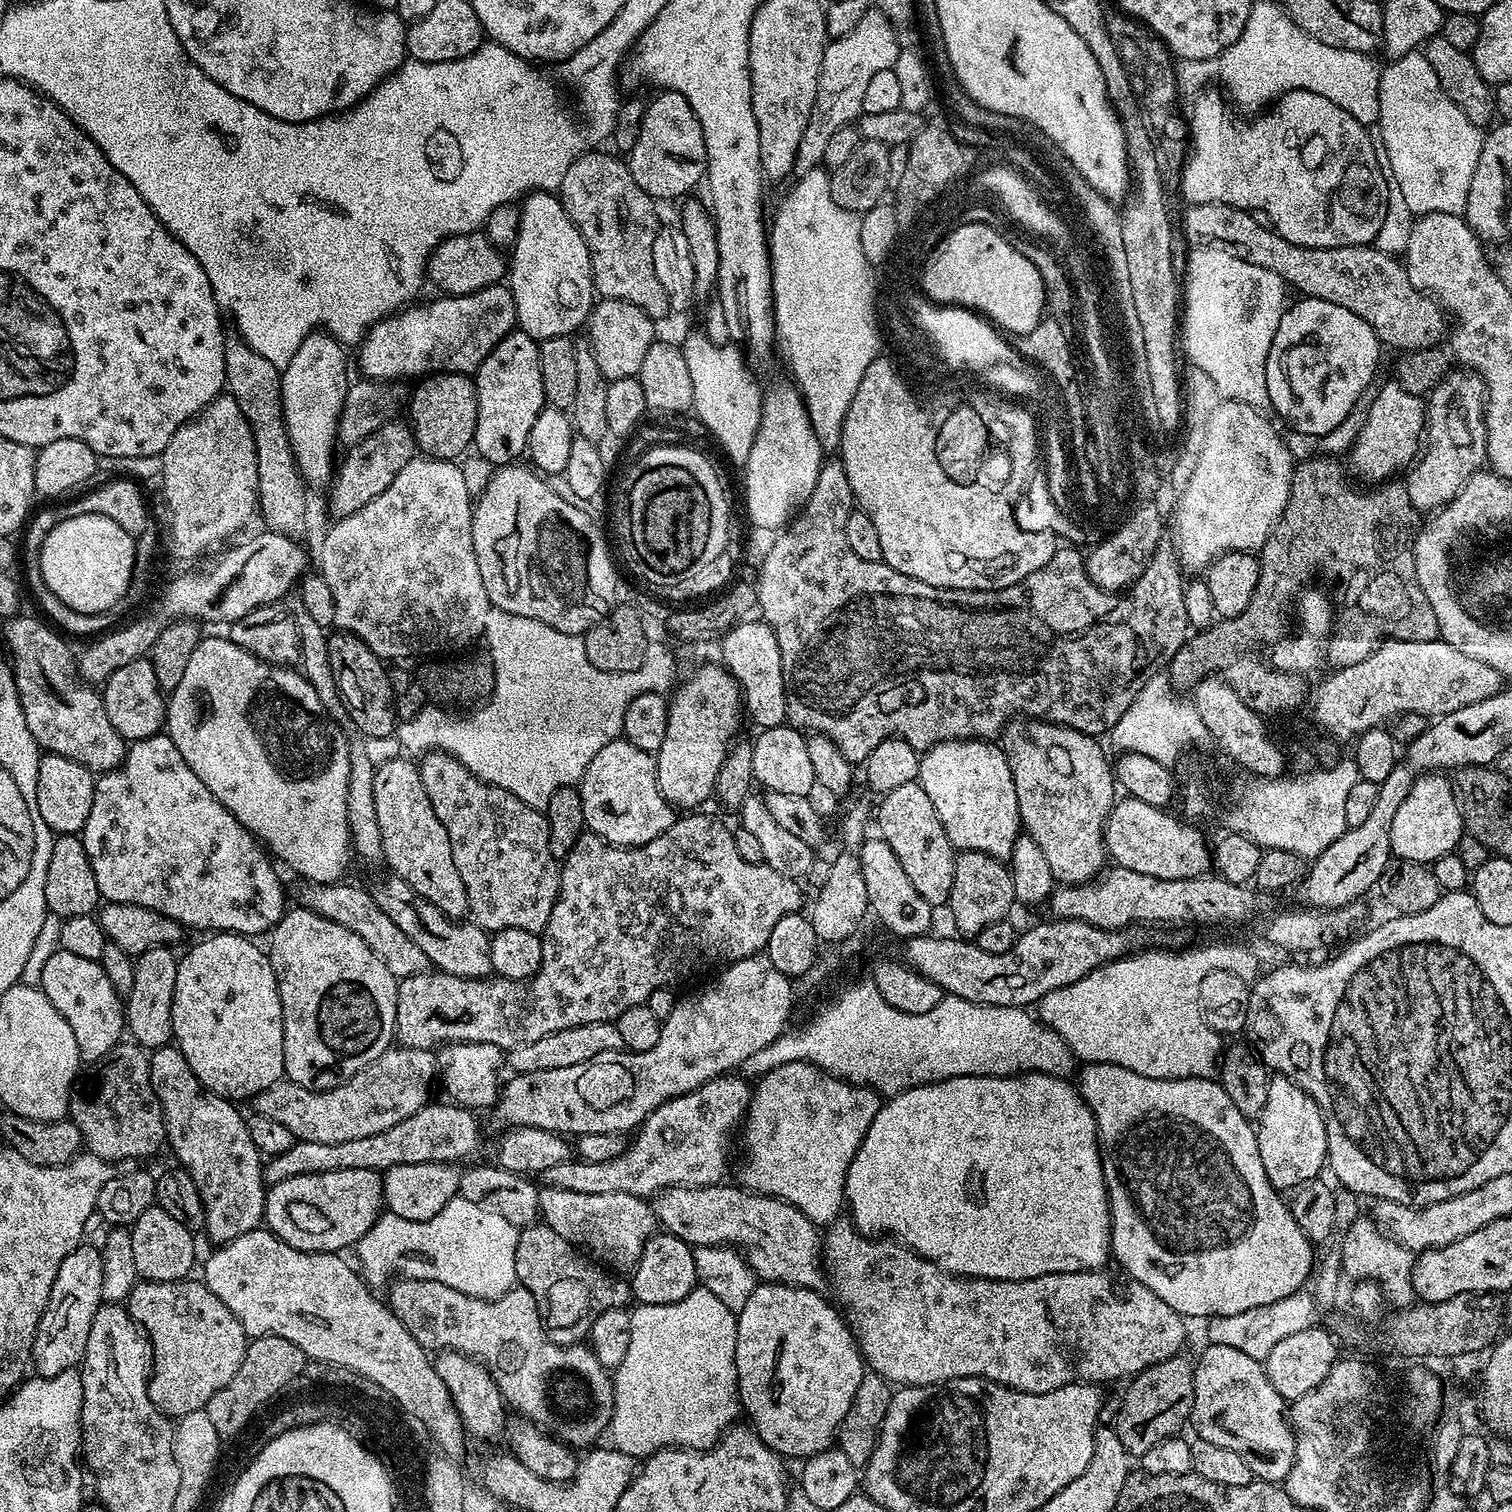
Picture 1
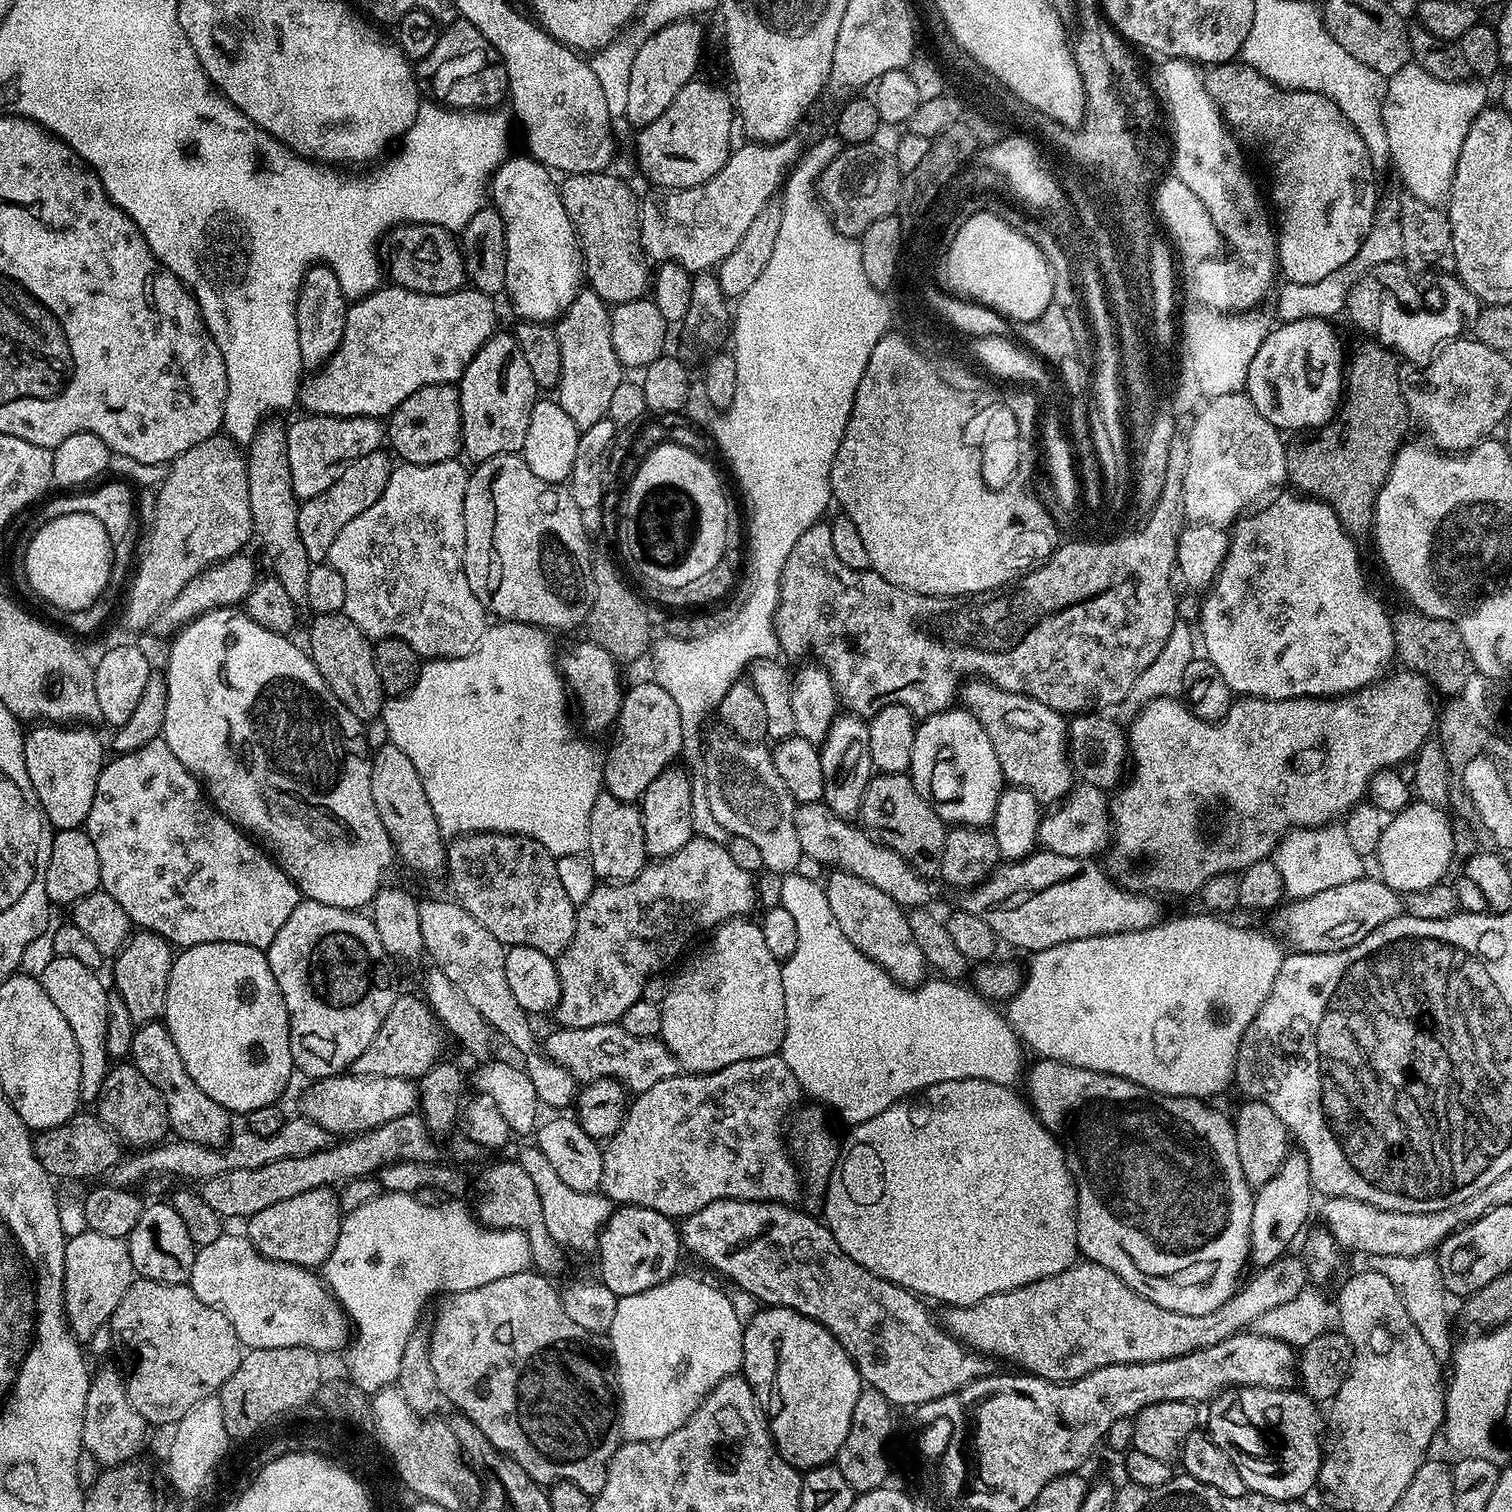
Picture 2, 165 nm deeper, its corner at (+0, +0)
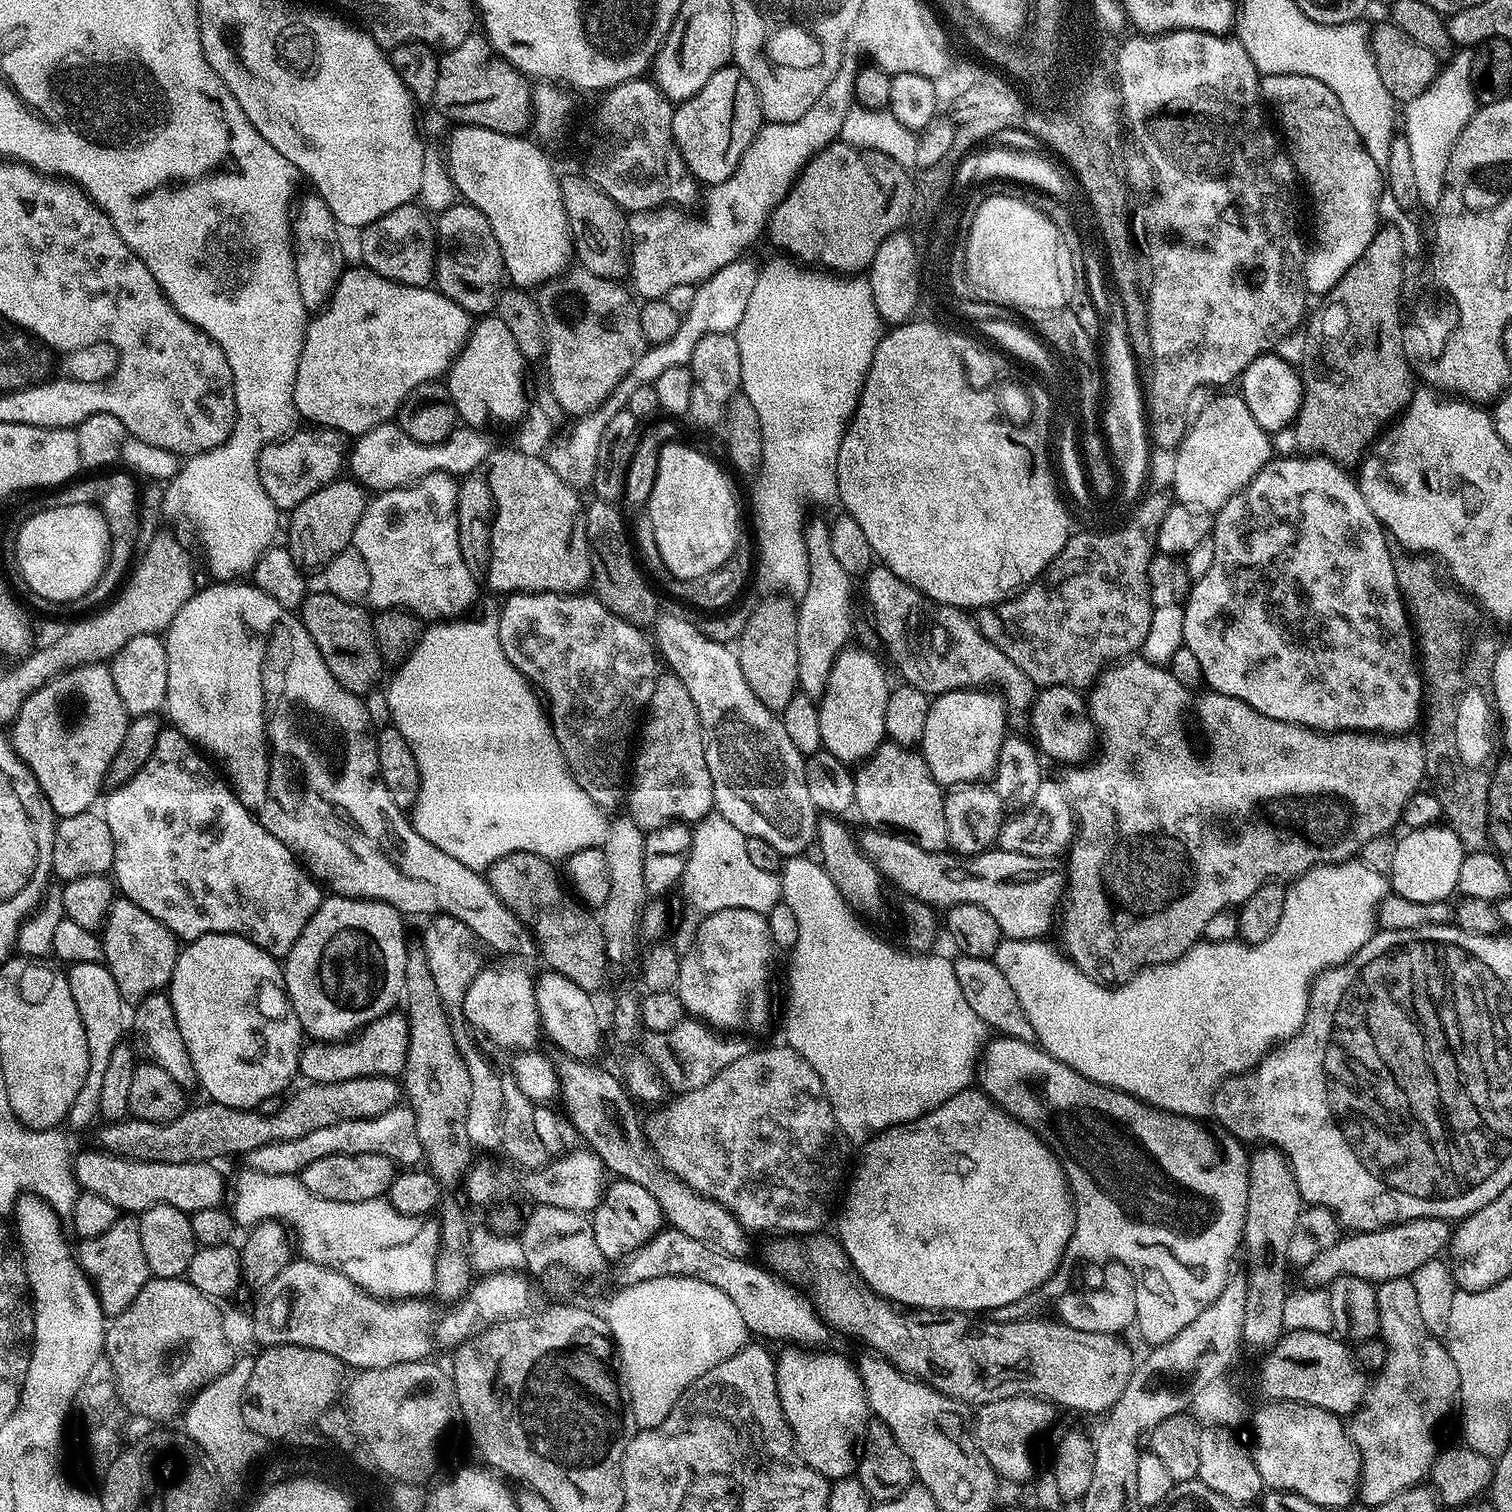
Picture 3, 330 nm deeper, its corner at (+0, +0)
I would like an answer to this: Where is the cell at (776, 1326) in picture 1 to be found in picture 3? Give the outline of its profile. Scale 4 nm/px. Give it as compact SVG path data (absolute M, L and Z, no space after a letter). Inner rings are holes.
M788 1346L788 1349L785 1350L784 1353L781 1354L781 1356L777 1355L775 1357L776 1362L776 1389L778 1390L778 1394L780 1395L780 1401L782 1402L782 1410L786 1414L786 1422L790 1426L790 1430L792 1431L792 1438L796 1441L796 1451L799 1452L800 1457L812 1467L813 1470L815 1470L818 1474L822 1474L825 1476L829 1482L833 1480L841 1480L842 1478L846 1478L847 1476L853 1475L856 1471L856 1466L858 1463L858 1445L861 1443L862 1437L867 1429L868 1422L870 1419L870 1409L868 1407L868 1395L866 1394L866 1390L864 1389L864 1383L862 1382L862 1378L860 1377L860 1369L857 1367L855 1363L852 1364L850 1361L847 1360L844 1356L839 1356L836 1352L814 1352L818 1350L813 1350L811 1347L808 1346Z

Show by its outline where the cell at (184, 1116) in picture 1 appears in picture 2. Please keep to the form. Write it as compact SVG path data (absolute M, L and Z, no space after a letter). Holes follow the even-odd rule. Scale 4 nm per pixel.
M163 1023L141 1024L135 1029L130 1060L136 1065L137 1070L164 1095L164 1105L168 1108L168 1123L171 1131L179 1139L214 1149L227 1145L230 1139L230 1131L228 1132L230 1114L225 1108L218 1106L214 1098L202 1094L194 1078L186 1074L182 1054L178 1054L178 1046L174 1046L172 1036Z

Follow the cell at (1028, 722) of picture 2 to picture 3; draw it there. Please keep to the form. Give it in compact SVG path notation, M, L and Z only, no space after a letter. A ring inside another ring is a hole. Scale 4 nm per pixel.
M873 566L862 583L868 591L868 604L872 607L876 630L888 647L903 683L922 690L930 698L973 686L995 686L1009 713L1027 713L1031 709L1038 685L1026 678L1026 674L1022 674L1022 670L1018 670L994 642L981 634L975 619L967 611L931 600L883 566Z

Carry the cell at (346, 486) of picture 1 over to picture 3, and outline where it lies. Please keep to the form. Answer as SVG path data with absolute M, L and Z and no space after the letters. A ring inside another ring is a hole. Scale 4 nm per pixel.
M337 478L330 484L321 484L314 494L310 494L310 498L291 509L292 521L286 531L286 547L301 569L323 569L325 564L351 545L356 524L368 509L370 496L363 484L352 478L344 479Z

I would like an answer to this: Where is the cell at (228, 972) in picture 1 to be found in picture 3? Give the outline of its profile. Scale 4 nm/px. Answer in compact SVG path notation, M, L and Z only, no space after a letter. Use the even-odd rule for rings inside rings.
M215 932L185 943L179 949L176 957L176 965L174 966L174 974L170 985L170 995L174 1006L174 1014L178 1018L178 1030L182 1030L182 1042L186 1042L186 1050L190 1054L190 1062L196 1071L199 1087L201 1089L204 1087L208 1091L207 1099L209 1101L222 1106L230 1106L231 1108L256 1110L259 1109L264 1099L281 1095L285 1091L283 1088L291 1082L292 1075L294 1077L297 1075L300 1066L300 1053L302 1051L302 1043L300 1044L302 1029L298 1022L298 1014L292 1009L292 1001L289 1000L288 994L284 990L284 973L277 957L272 956L266 950L262 950L254 942L250 942L241 936Z

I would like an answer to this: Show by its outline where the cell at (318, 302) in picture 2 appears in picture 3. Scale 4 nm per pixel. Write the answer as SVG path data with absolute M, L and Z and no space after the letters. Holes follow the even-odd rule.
M311 198L295 211L292 226L292 253L296 271L296 296L298 304L316 314L332 299L332 292L338 286L346 267L344 244L340 241L342 229L334 214L319 198Z

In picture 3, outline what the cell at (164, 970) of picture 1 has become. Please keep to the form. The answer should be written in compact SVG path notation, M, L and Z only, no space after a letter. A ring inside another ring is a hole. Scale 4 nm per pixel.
M113 899L112 909L102 929L102 939L103 963L118 986L121 1000L135 1006L171 985L178 955L178 937L161 920L146 914L146 910L133 900Z

